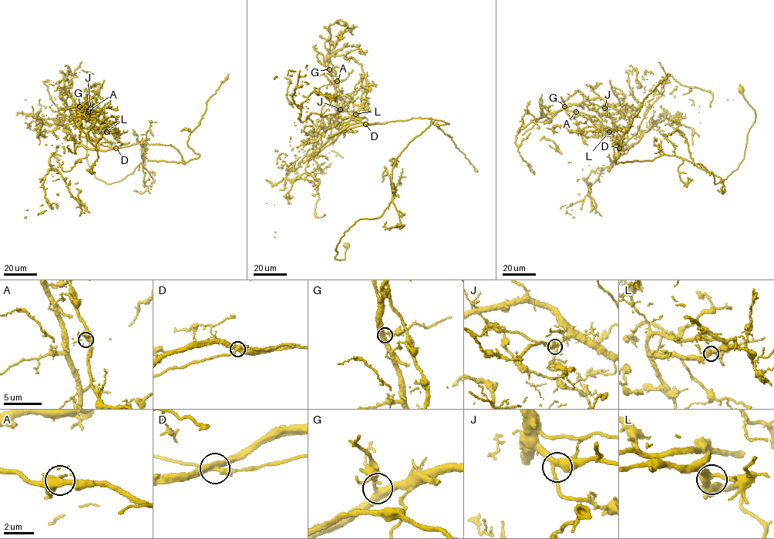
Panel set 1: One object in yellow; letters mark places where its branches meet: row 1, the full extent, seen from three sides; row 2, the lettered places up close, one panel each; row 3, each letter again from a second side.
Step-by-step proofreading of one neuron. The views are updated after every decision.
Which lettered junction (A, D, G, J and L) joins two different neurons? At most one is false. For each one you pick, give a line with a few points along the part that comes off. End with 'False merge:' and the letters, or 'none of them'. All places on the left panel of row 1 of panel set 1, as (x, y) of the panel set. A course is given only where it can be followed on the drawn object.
D: (116, 148), (171, 145), (185, 163), (143, 154), (122, 179), (98, 179), (85, 125), (95, 84)
False merge: D

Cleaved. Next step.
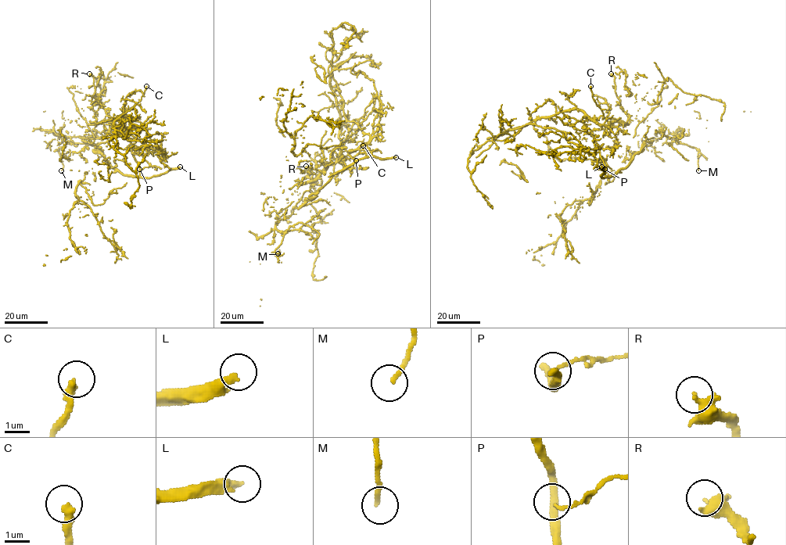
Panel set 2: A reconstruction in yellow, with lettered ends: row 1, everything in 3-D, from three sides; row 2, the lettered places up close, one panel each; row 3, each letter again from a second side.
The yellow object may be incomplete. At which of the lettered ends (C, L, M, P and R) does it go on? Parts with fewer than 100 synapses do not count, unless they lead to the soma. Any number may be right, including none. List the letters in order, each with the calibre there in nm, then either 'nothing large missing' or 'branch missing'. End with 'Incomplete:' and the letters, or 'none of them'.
C: 360 nm | nothing large missing
L: 300 nm | branch missing
M: 190 nm | nothing large missing
P: 110 nm | nothing large missing
R: 400 nm | nothing large missing
Incomplete: L

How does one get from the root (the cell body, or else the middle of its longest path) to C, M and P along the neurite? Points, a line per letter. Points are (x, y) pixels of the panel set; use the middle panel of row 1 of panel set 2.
C: (333, 78), (330, 65), (329, 86), (340, 114), (340, 152), (335, 163), (327, 164), (363, 145)
M: (333, 78), (344, 116), (369, 140), (348, 153), (356, 161), (299, 207), (328, 202), (286, 231), (278, 253)
P: (333, 78), (342, 98), (344, 116), (354, 121), (371, 138), (358, 148), (366, 155), (356, 160)

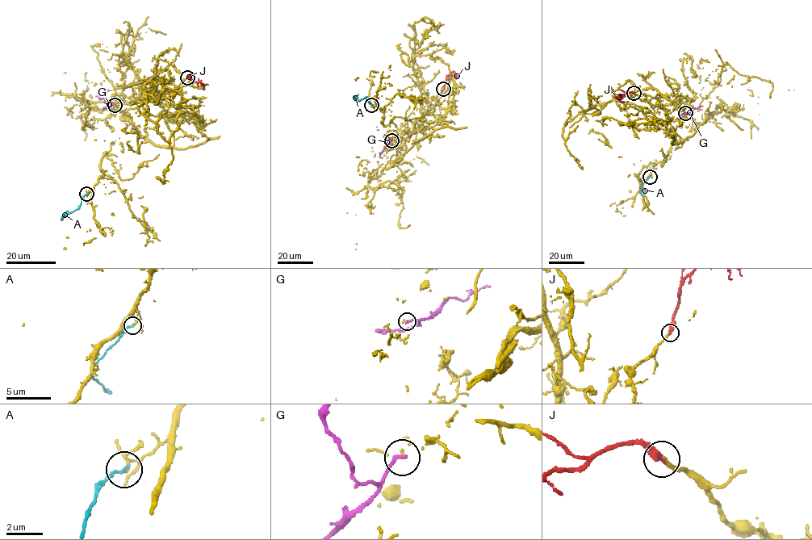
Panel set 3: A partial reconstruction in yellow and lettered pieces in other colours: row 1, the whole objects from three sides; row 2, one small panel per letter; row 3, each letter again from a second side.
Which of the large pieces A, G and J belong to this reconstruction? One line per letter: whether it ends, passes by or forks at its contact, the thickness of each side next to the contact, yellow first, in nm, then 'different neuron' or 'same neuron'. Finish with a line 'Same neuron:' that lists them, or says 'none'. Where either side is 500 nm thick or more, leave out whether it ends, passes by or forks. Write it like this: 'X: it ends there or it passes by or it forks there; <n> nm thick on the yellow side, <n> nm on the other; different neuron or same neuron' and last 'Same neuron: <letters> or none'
A: it ends there; 90 nm thick on the yellow side, 160 nm on the other; different neuron
G: it ends there; 100 nm thick on the yellow side, 200 nm on the other; different neuron
J: it ends there; 220 nm thick on the yellow side, 440 nm on the other; same neuron
Same neuron: J

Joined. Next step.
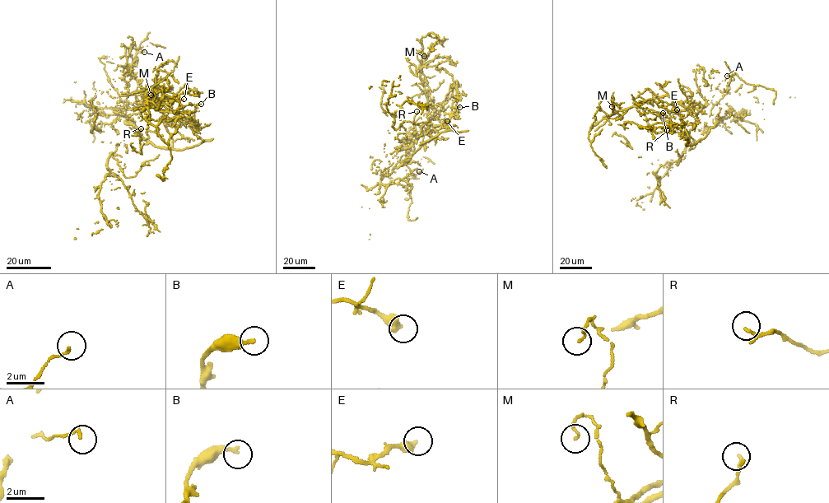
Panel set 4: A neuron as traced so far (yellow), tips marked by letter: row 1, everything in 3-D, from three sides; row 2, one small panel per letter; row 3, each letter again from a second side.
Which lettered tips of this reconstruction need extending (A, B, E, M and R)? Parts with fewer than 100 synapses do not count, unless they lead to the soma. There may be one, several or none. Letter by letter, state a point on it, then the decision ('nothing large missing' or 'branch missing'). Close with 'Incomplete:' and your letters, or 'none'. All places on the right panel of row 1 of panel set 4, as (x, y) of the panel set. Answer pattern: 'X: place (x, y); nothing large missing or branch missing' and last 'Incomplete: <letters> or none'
A: place (727, 76); nothing large missing
B: place (663, 113); nothing large missing
E: place (677, 109); nothing large missing
M: place (612, 106); nothing large missing
R: place (667, 130); nothing large missing
Incomplete: none

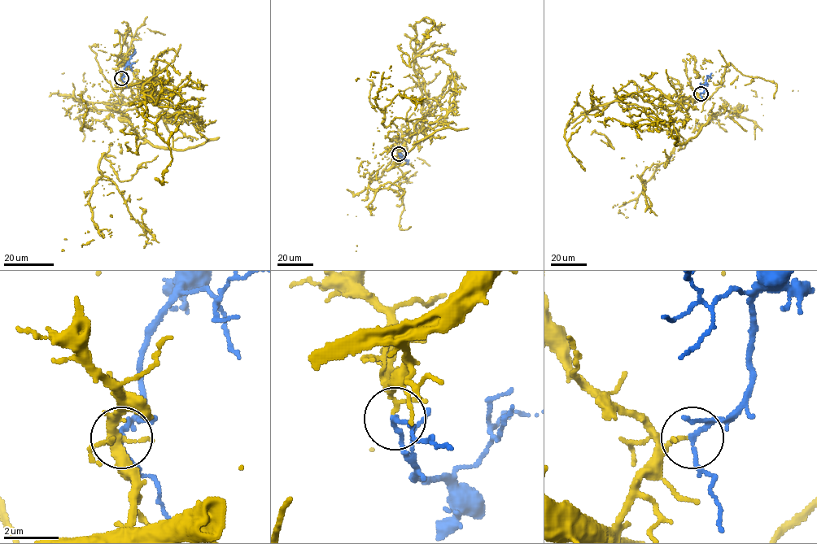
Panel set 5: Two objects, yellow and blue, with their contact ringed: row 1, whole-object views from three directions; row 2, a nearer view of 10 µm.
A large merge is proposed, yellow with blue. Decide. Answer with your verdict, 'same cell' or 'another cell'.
same cell

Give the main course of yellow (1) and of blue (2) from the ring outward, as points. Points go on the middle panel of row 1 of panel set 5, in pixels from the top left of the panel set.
1: (398, 153), (422, 120), (414, 52), (446, 114), (388, 169), (408, 172), (352, 196), (356, 251)
2: (399, 153), (408, 164)

